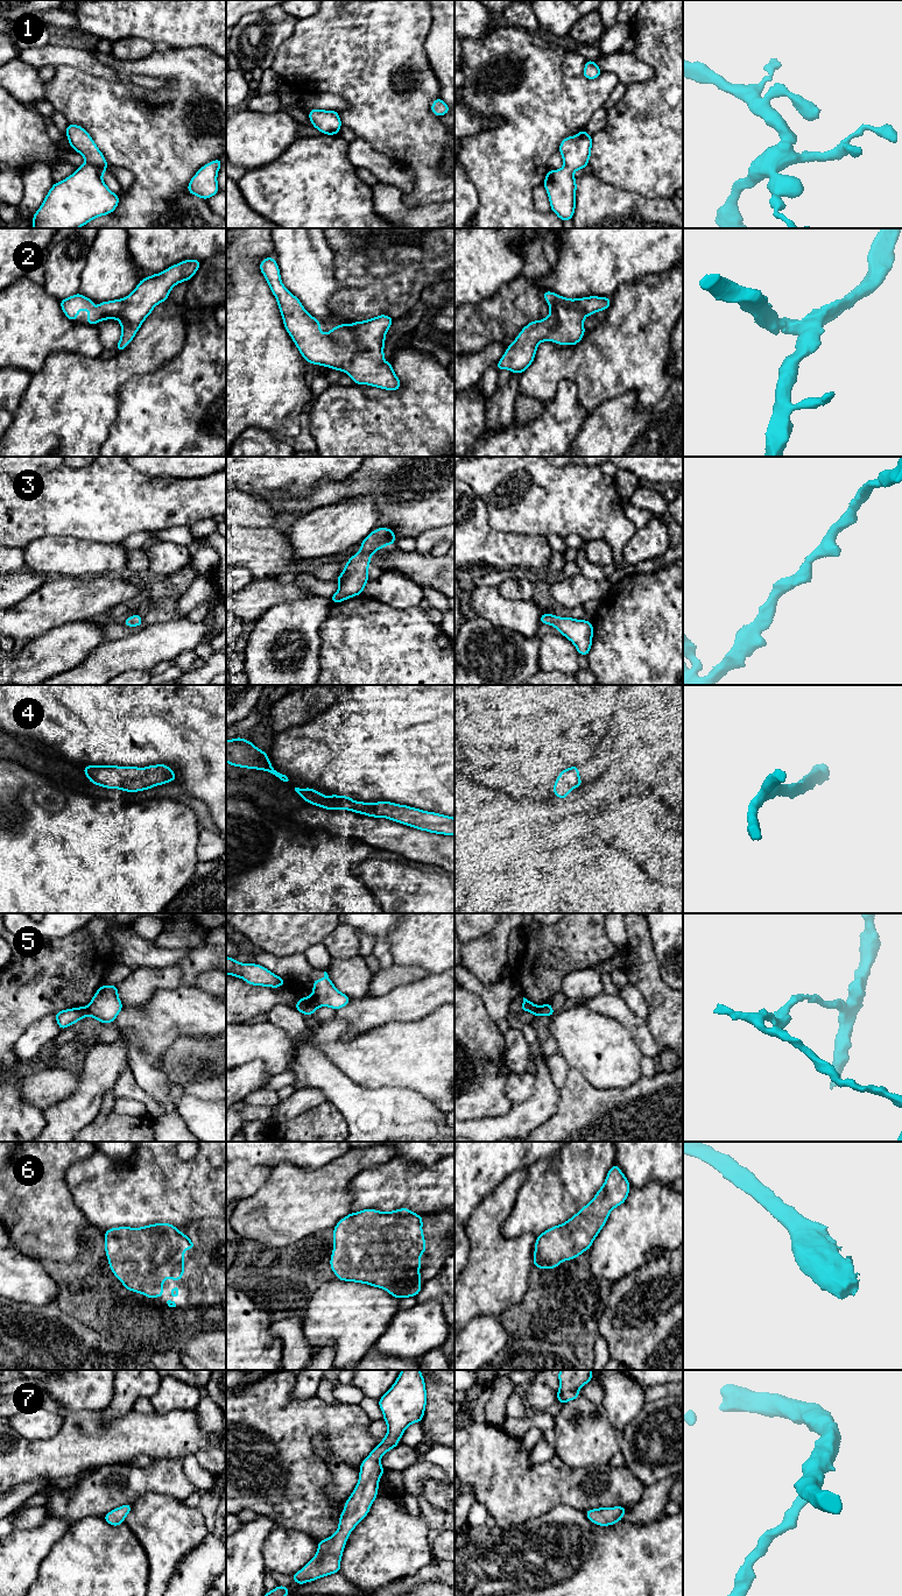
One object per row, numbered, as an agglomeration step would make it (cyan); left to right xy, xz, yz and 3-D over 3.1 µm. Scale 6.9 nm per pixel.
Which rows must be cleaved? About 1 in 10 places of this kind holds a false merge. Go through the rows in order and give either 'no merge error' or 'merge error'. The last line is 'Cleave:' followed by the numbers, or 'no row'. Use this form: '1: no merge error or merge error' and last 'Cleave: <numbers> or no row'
1: no merge error
2: no merge error
3: no merge error
4: no merge error
5: merge error
6: no merge error
7: no merge error
Cleave: 5

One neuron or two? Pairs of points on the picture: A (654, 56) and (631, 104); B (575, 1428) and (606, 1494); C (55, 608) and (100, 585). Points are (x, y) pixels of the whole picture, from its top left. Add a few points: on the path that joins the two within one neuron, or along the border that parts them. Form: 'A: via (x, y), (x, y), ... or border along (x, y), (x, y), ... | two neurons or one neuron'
A: via (659, 69), (659, 79), (643, 94) | one neuron
B: border along (565, 1463), (571, 1467), (604, 1467), (608, 1464) | two neurons
C: via (67, 600), (89, 597) | one neuron

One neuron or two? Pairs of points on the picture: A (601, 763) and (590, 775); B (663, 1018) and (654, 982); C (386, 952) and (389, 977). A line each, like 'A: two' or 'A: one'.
A: one
B: one
C: two

